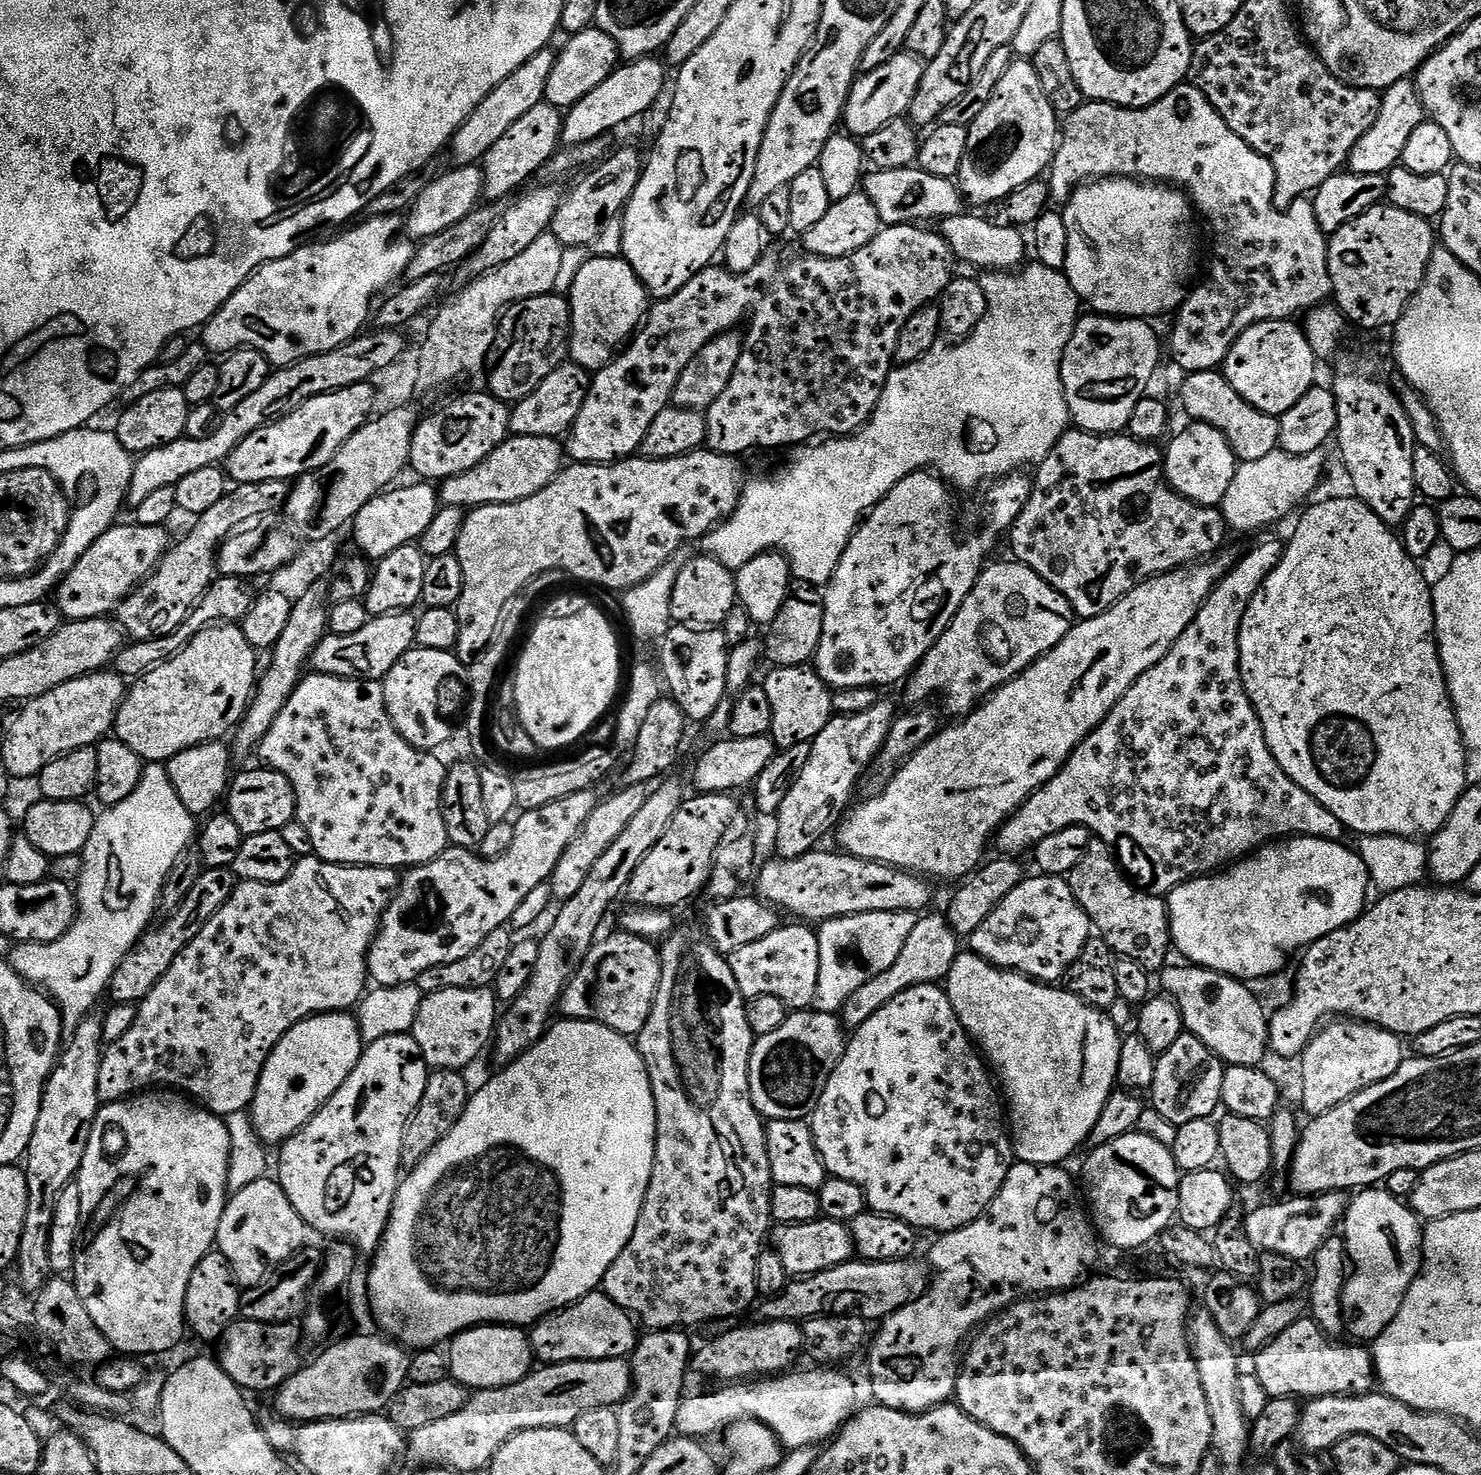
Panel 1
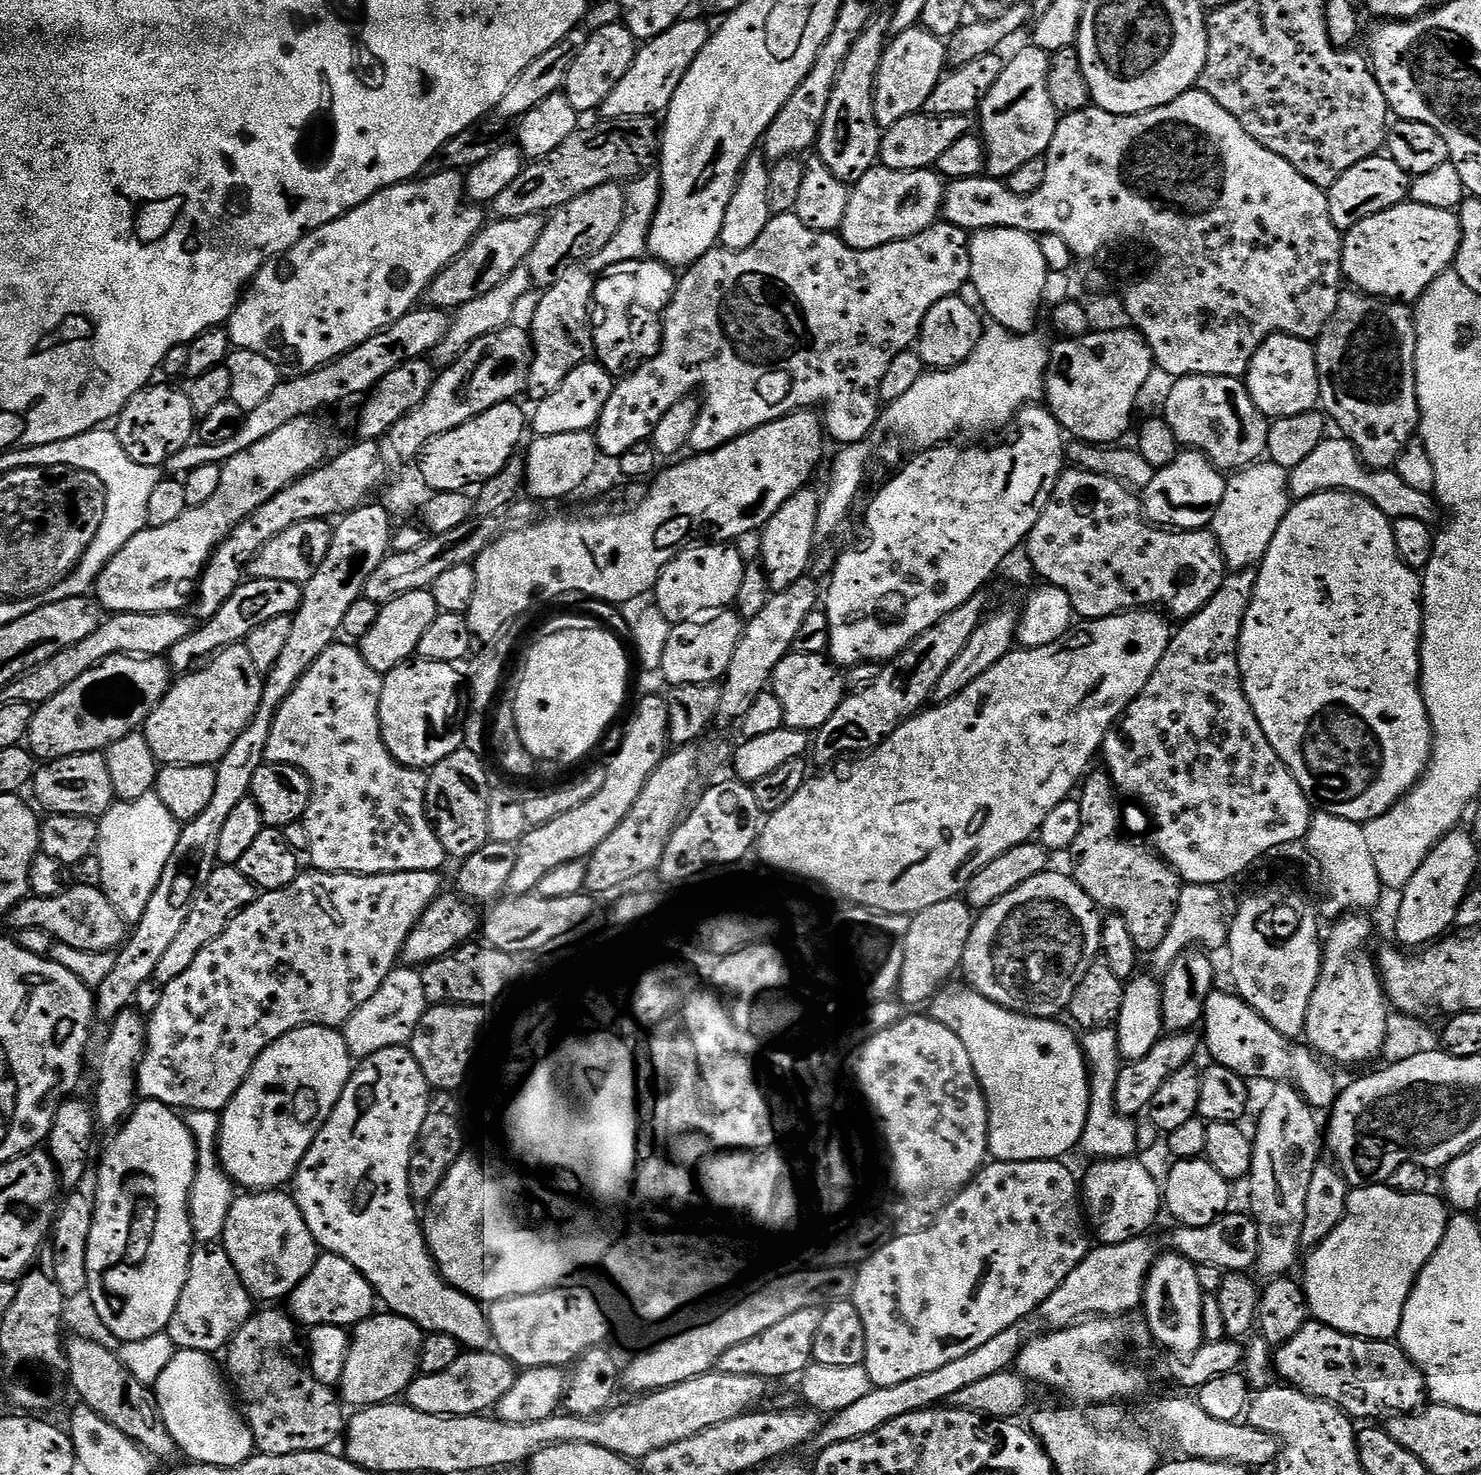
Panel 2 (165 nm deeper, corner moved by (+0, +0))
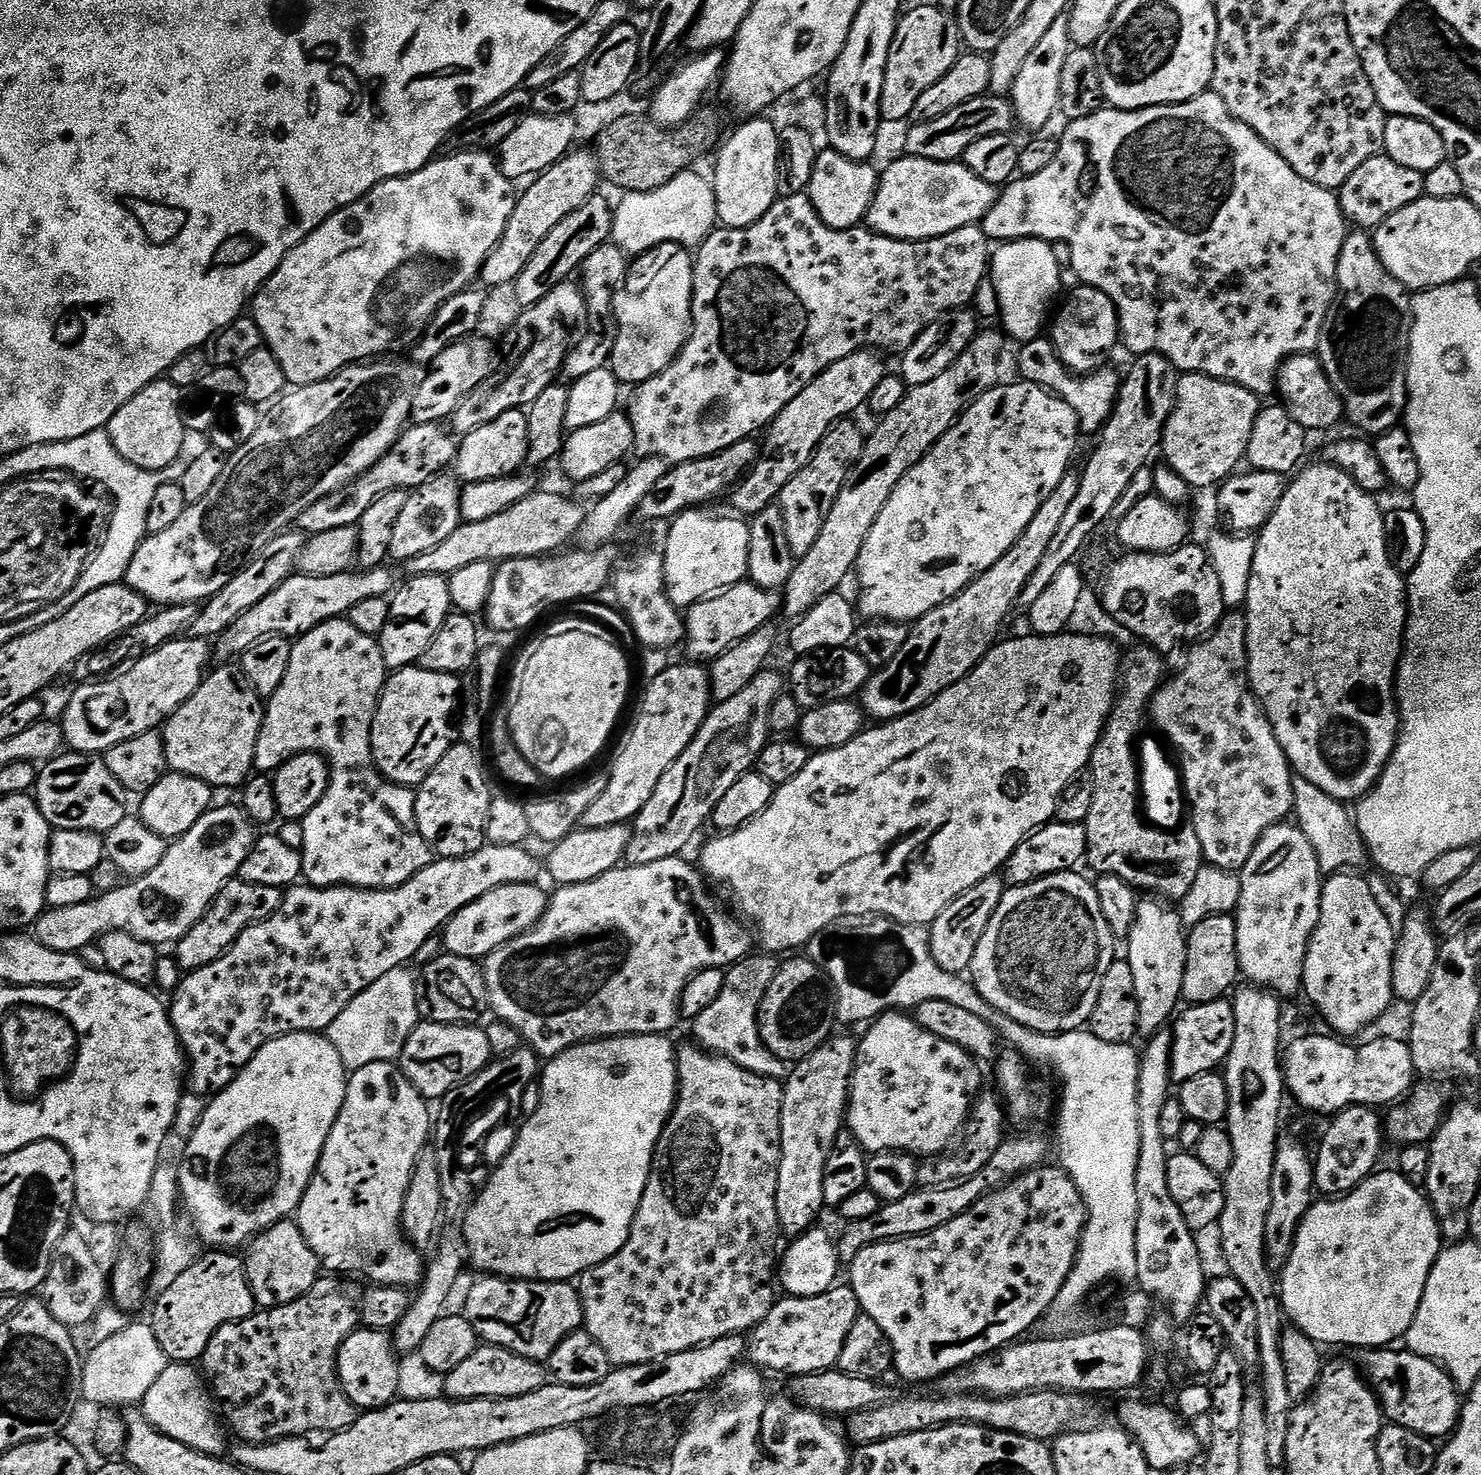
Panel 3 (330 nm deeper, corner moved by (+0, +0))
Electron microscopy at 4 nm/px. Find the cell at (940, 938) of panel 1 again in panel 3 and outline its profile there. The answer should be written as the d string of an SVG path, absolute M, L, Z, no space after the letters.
M999 875L988 876L978 886L970 886L970 890L963 892L950 906L938 914L938 918L932 921L928 934L928 946L932 951L932 960L940 968L952 974L965 973L972 967L972 959L976 953L978 942L984 933L984 927L988 924L989 916L994 914L1000 899L1004 897L1006 885Z

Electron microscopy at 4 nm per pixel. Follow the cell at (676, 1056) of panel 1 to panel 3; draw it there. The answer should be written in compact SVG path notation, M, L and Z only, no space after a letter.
M699 1046L691 1047L681 1047L676 1054L676 1104L672 1107L672 1113L668 1115L668 1121L664 1123L664 1129L656 1143L656 1152L652 1155L652 1173L642 1194L642 1202L636 1211L632 1228L628 1232L628 1241L624 1243L622 1250L618 1250L618 1254L586 1270L578 1278L578 1291L584 1311L583 1331L589 1332L594 1342L598 1342L602 1350L606 1350L613 1365L622 1368L642 1362L654 1362L670 1354L680 1354L682 1350L698 1348L718 1338L747 1334L758 1322L762 1322L762 1318L766 1318L766 1314L770 1314L778 1299L774 1273L778 1268L776 1243L782 1240L776 1205L780 1165L780 1115L784 1097L781 1081L768 1080L750 1070L742 1070L742 1066L730 1062L724 1056L705 1052Z

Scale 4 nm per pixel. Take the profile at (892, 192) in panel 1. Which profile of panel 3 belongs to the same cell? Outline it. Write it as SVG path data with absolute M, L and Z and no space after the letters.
M1210 90L1195 96L1192 100L1187 100L1181 104L1163 104L1162 106L1154 106L1153 108L1139 108L1136 112L1127 112L1121 108L1113 108L1111 106L1101 107L1099 112L1090 114L1090 118L1078 118L1071 121L1067 125L1068 129L1064 132L1064 137L1059 137L1056 153L1054 154L1054 162L1050 162L1050 166L1046 166L1046 170L1041 170L1039 174L1033 176L1020 176L1011 182L1003 185L1002 191L997 195L992 209L984 215L982 227L984 233L992 242L1007 242L1009 240L1046 240L1053 242L1061 240L1067 246L1070 246L1070 265L1071 271L1076 271L1076 276L1081 285L1089 288L1097 288L1102 290L1102 294L1106 294L1106 298L1110 298L1110 302L1114 302L1116 313L1120 319L1119 339L1122 344L1132 351L1136 356L1145 356L1148 352L1159 352L1175 366L1177 373L1195 374L1197 376L1209 376L1215 380L1225 380L1231 384L1242 386L1246 390L1250 390L1256 397L1265 398L1264 396L1273 395L1274 389L1278 384L1278 373L1281 364L1289 360L1291 356L1301 354L1312 354L1320 347L1320 335L1324 329L1324 324L1328 321L1328 317L1334 307L1334 301L1338 295L1336 290L1336 271L1338 270L1338 254L1342 254L1342 242L1348 237L1350 228L1344 218L1344 211L1340 209L1340 197L1331 188L1323 188L1322 186L1314 186L1314 182L1306 182L1306 178L1302 178L1302 174L1294 174L1294 170L1270 147L1266 142L1262 142L1262 138L1258 138L1258 134L1254 134L1254 130L1250 130L1250 126L1246 126L1242 122L1238 122L1238 118L1234 118L1226 110L1226 102L1222 102L1222 98L1218 98L1218 94L1214 94Z

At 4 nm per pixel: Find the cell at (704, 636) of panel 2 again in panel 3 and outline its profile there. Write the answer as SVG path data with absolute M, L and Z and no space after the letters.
M745 582L730 586L717 596L691 604L684 616L684 640L688 644L687 659L692 662L711 662L730 650L742 638L750 638L754 630L769 627L772 615L782 608L780 592L768 592L754 583Z

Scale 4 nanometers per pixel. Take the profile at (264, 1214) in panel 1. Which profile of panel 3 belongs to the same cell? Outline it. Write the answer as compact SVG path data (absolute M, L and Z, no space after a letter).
M291 1219L280 1220L266 1231L256 1233L242 1259L248 1285L261 1309L286 1306L302 1298L302 1294L306 1294L306 1290L310 1290L310 1286L314 1286L314 1282L322 1276L320 1259L314 1250L310 1250L306 1238L300 1233L300 1225Z

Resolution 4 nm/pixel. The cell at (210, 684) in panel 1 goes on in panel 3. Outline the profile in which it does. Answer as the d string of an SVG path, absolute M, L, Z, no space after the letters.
M216 667L205 675L192 697L168 717L162 728L164 749L171 771L198 778L216 790L239 789L254 772L254 750L266 704L258 690L250 686L243 668Z

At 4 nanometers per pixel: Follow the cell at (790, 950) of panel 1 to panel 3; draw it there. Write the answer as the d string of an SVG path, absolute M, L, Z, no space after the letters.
M749 954L727 969L722 982L722 994L712 1005L706 1006L702 1014L691 1021L690 1028L696 1035L695 1043L718 1056L724 1056L730 1062L742 1066L742 1070L750 1070L768 1080L785 1081L789 1069L785 1061L778 1059L773 1052L760 1041L760 1027L758 1014L760 1003L770 986L774 982L774 974L778 967L778 960L772 954Z

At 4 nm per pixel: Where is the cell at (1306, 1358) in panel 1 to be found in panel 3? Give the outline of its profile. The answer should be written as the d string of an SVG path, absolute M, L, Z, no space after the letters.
M1399 1347L1366 1348L1355 1353L1354 1363L1368 1381L1381 1409L1391 1423L1406 1426L1429 1438L1447 1437L1455 1432L1462 1411L1462 1392L1447 1370L1432 1360Z

